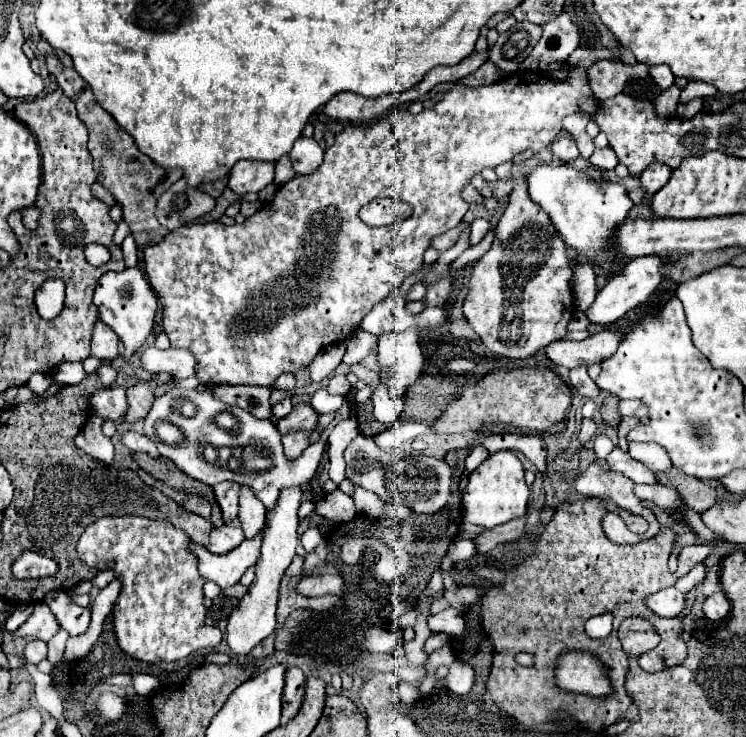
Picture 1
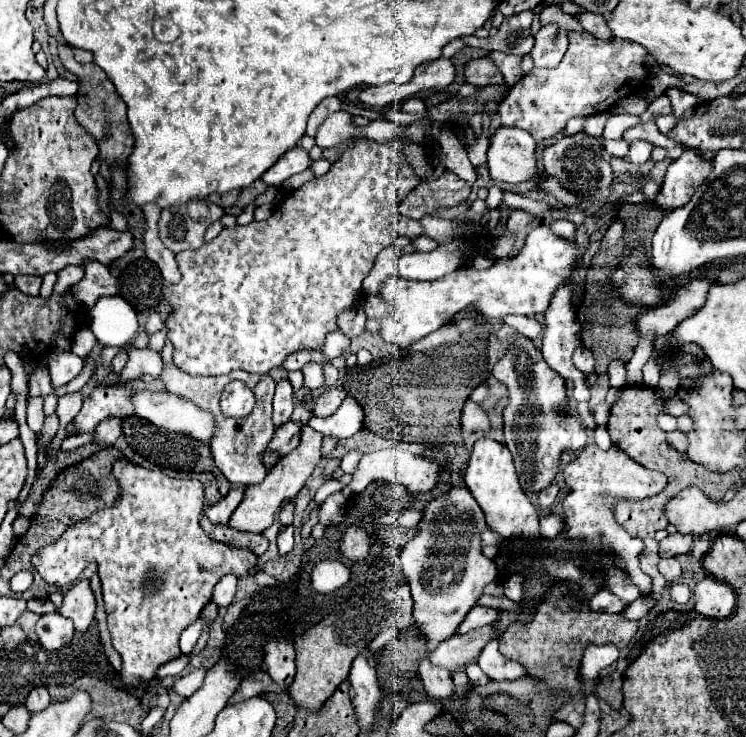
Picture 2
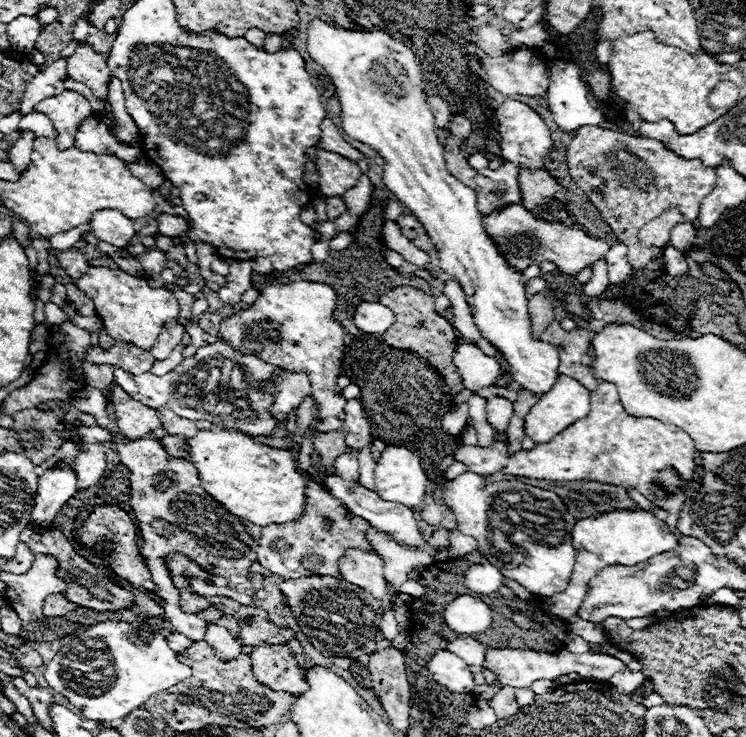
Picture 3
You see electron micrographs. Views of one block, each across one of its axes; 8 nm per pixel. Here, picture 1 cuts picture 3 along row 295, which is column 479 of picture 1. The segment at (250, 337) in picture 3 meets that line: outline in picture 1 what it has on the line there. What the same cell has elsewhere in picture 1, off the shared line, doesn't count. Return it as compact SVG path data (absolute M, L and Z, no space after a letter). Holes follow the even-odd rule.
M524 176L516 180L510 194L510 204L494 232L496 238L492 248L472 266L470 292L464 300L464 316L470 322L472 330L482 338L486 348L490 348L498 356L522 360L548 346L552 340L562 338L562 334L566 332L566 324L574 314L574 296L570 288L572 268L566 256L564 240L556 232L550 216L546 216L546 212L530 200Z

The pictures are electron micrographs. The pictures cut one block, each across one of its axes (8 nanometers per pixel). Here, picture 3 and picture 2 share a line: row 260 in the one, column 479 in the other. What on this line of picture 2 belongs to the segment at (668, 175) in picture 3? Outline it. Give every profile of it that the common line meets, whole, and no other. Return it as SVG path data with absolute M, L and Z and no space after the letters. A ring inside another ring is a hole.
M484 626L478 630L472 630L464 636L450 636L448 640L440 642L438 648L432 652L432 664L456 670L466 666L468 662L476 660L476 656L482 652L482 648L492 640L492 634L496 632L496 626Z

